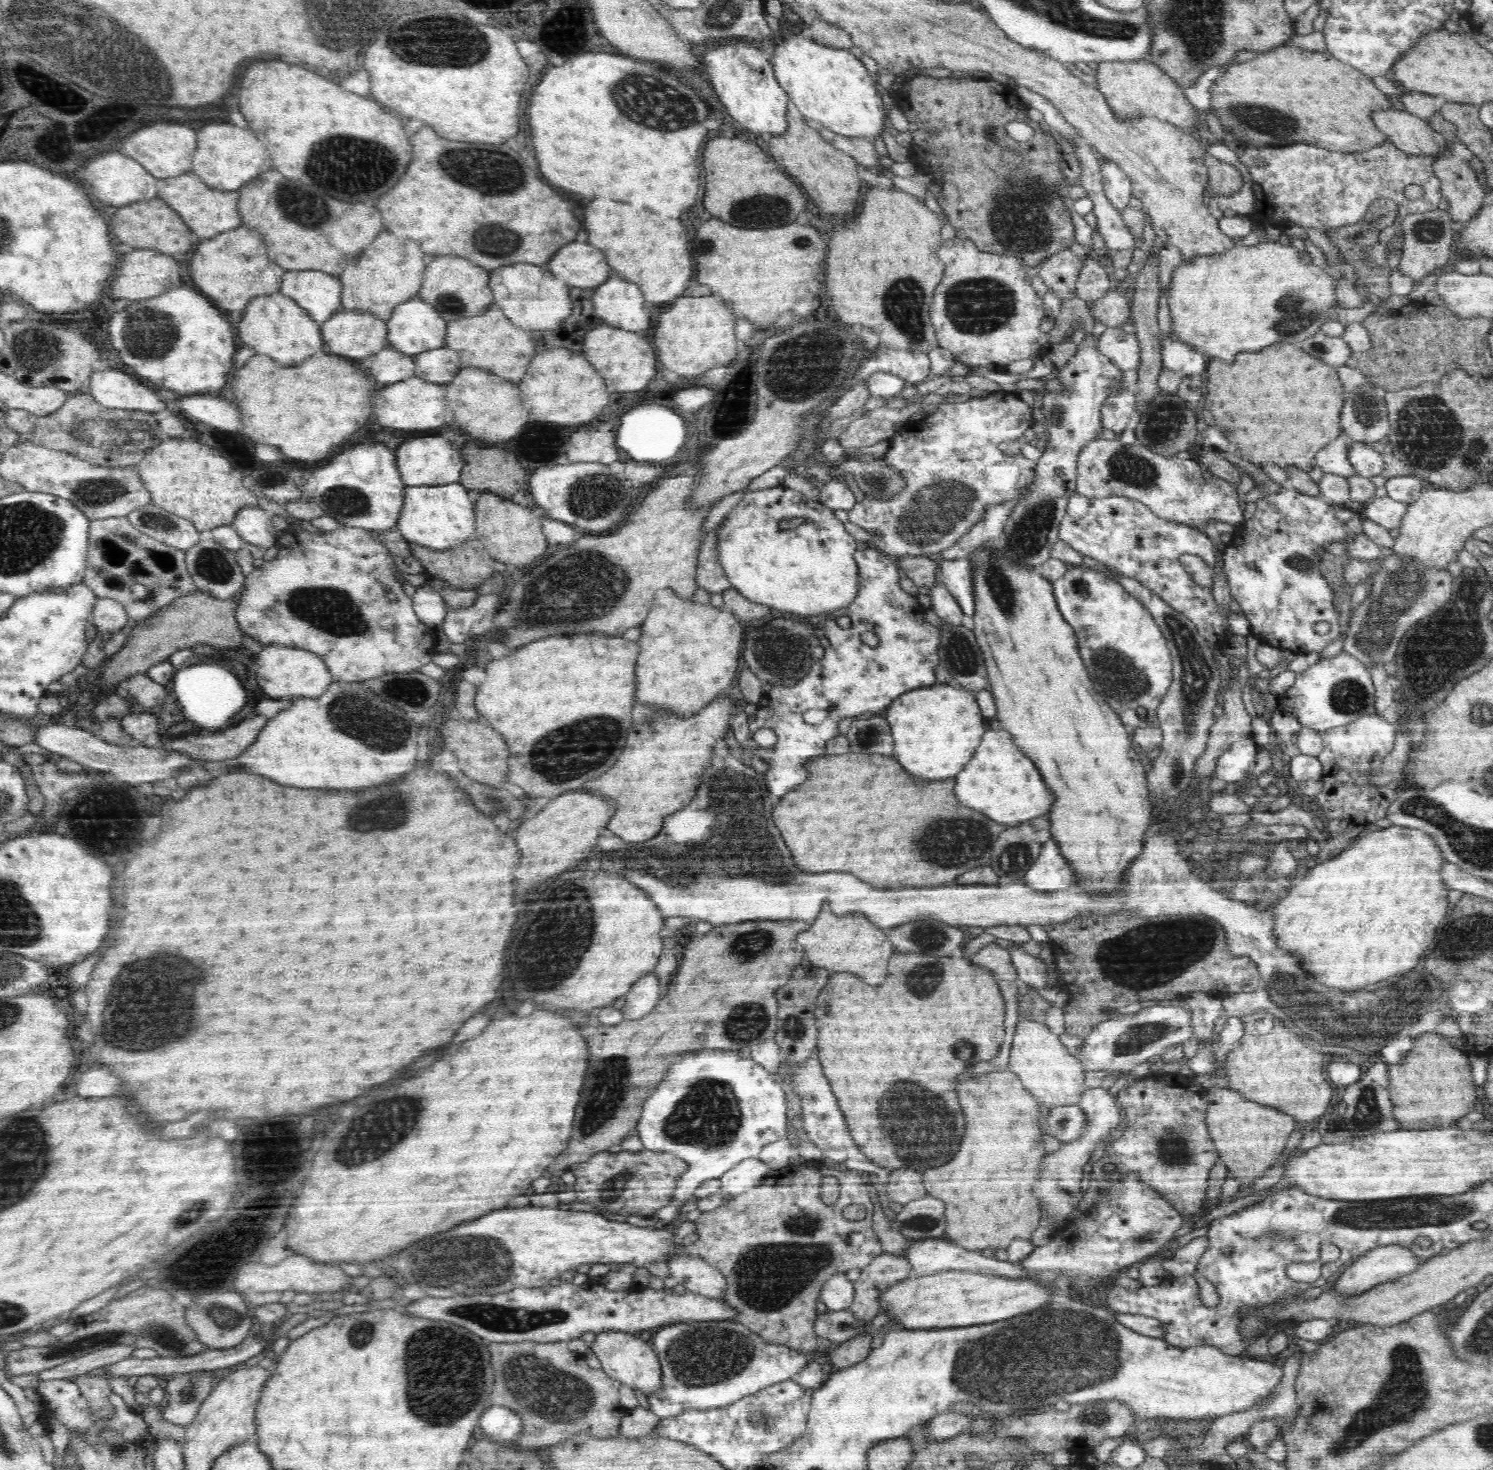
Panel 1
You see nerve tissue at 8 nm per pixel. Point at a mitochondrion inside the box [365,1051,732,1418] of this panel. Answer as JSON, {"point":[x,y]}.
{"point":[460,1263]}

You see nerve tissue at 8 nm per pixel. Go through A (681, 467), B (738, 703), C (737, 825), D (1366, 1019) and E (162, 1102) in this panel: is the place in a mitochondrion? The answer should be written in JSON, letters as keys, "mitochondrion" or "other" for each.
{"A":"other","B":"other","C":"mitochondrion","D":"mitochondrion","E":"other"}

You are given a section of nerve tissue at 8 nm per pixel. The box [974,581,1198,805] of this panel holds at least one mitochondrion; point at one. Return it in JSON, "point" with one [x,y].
{"point":[1115,669]}

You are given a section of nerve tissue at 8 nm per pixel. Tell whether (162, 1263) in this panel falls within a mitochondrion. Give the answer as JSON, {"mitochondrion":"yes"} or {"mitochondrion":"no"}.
{"mitochondrion":"no"}

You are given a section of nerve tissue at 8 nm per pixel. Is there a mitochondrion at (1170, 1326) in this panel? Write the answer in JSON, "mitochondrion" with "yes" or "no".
{"mitochondrion":"no"}

